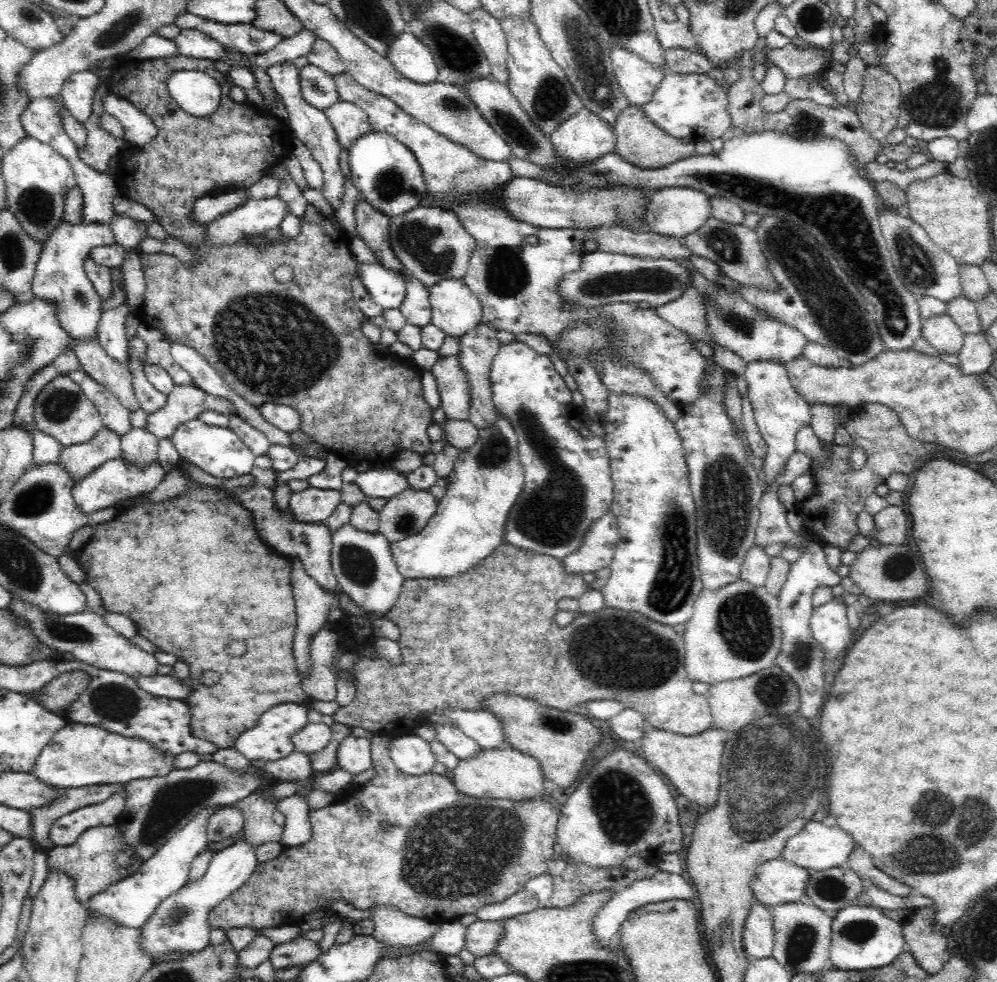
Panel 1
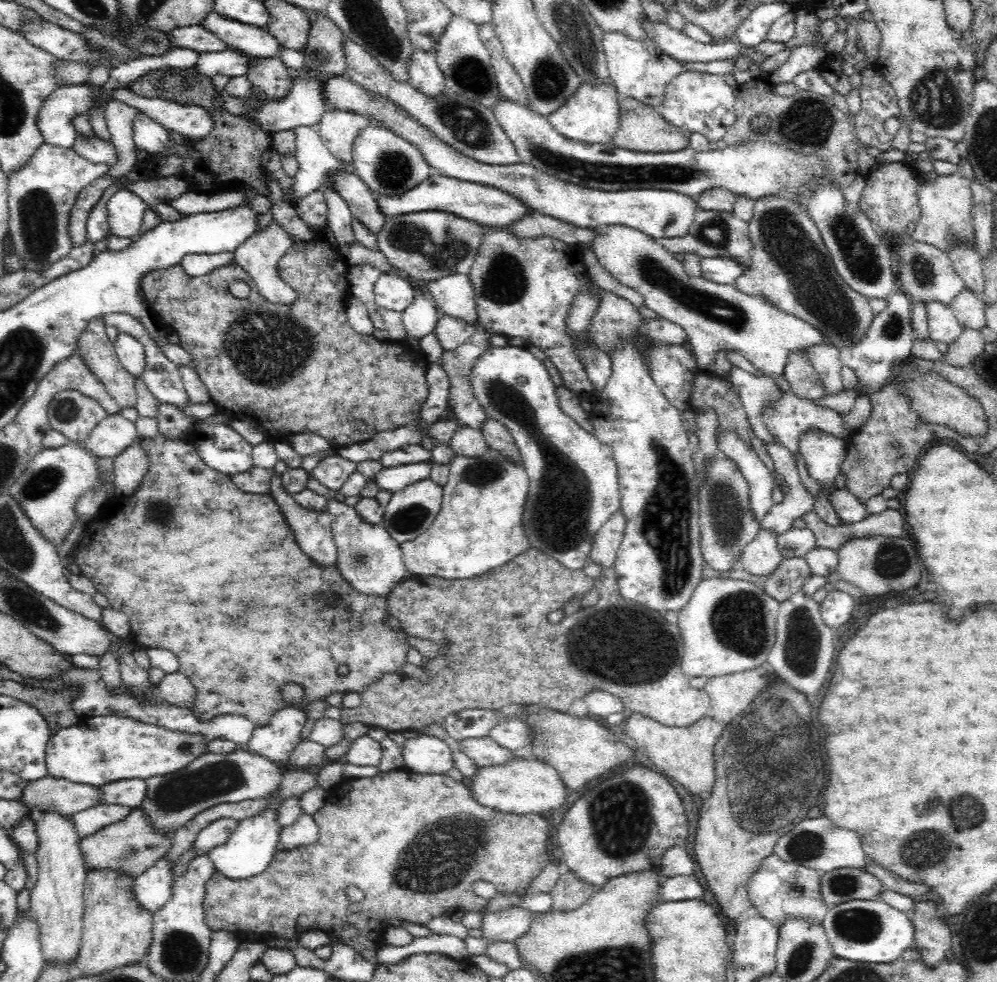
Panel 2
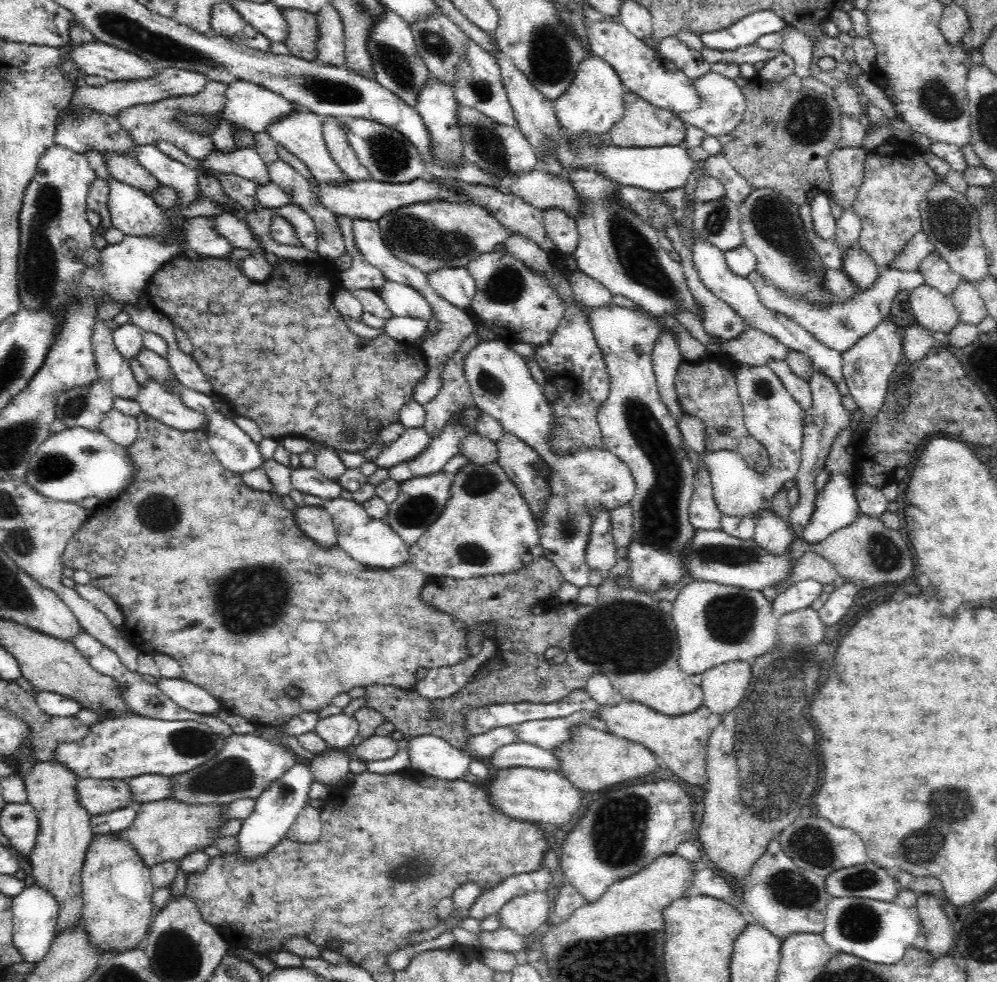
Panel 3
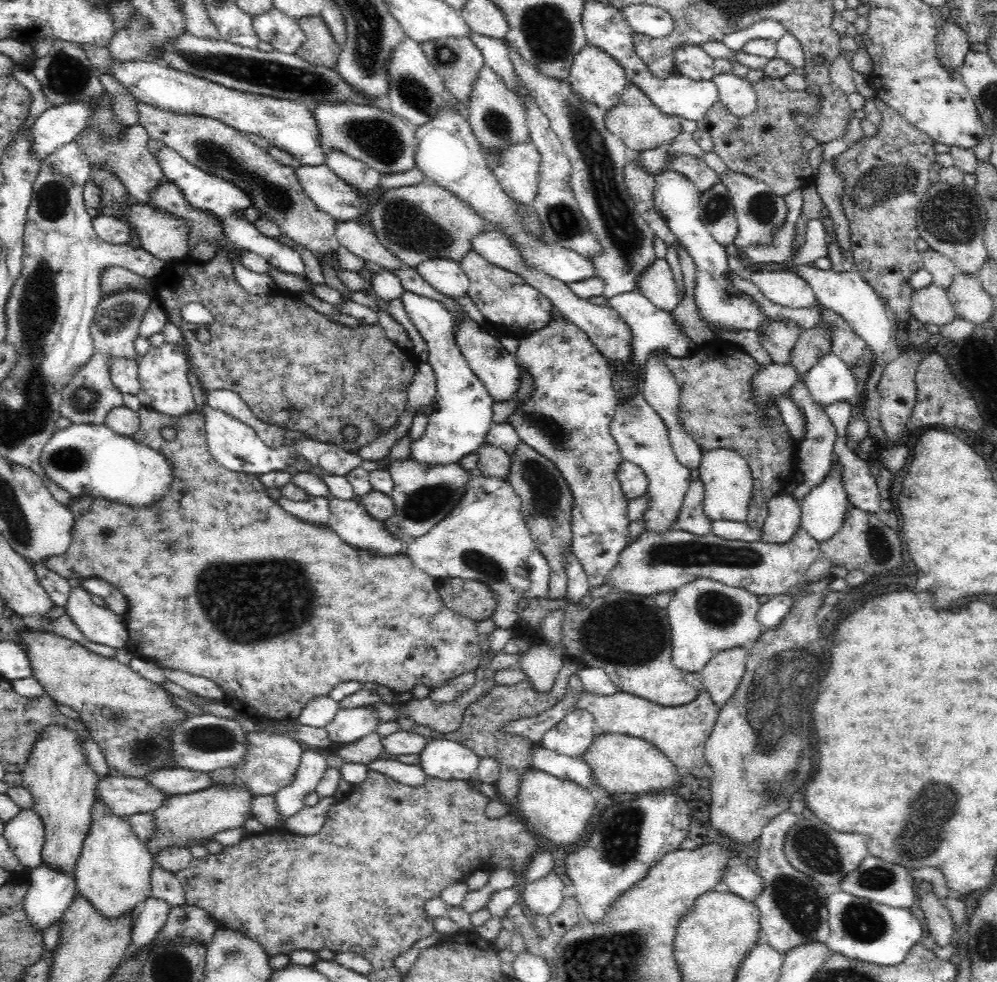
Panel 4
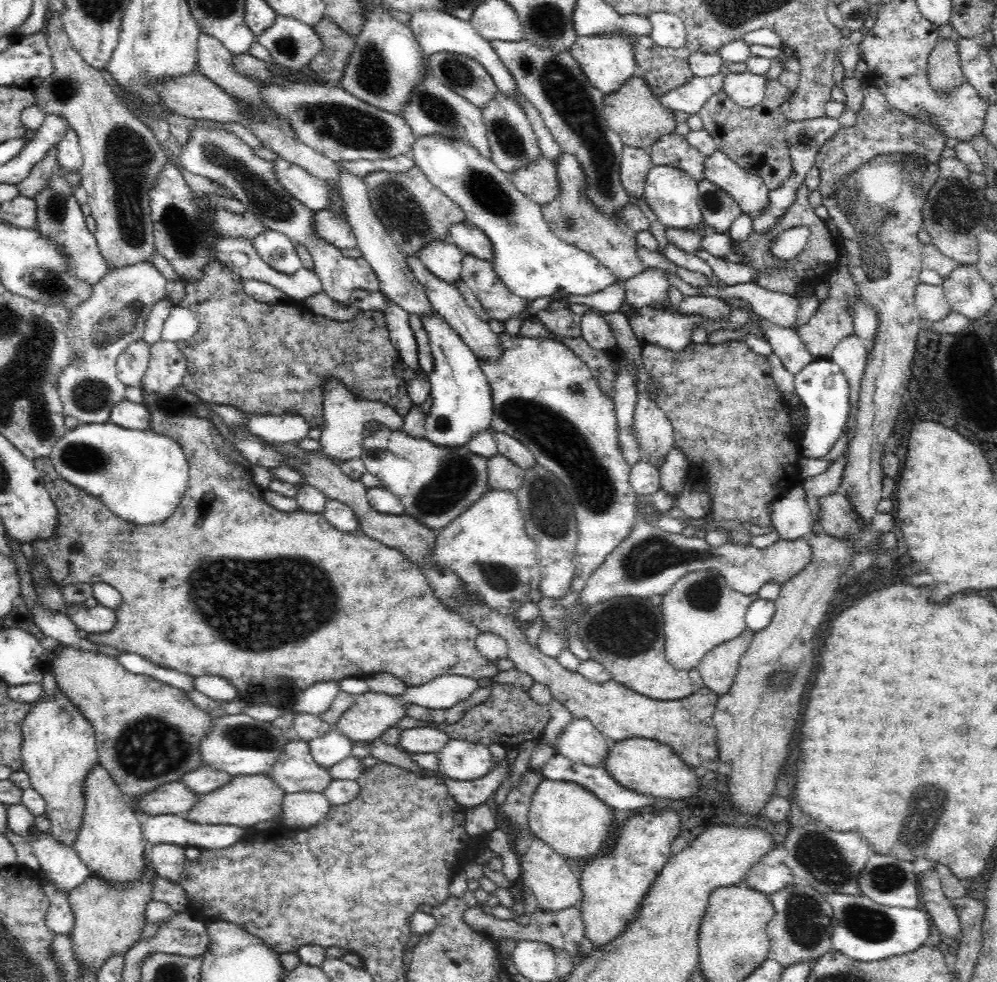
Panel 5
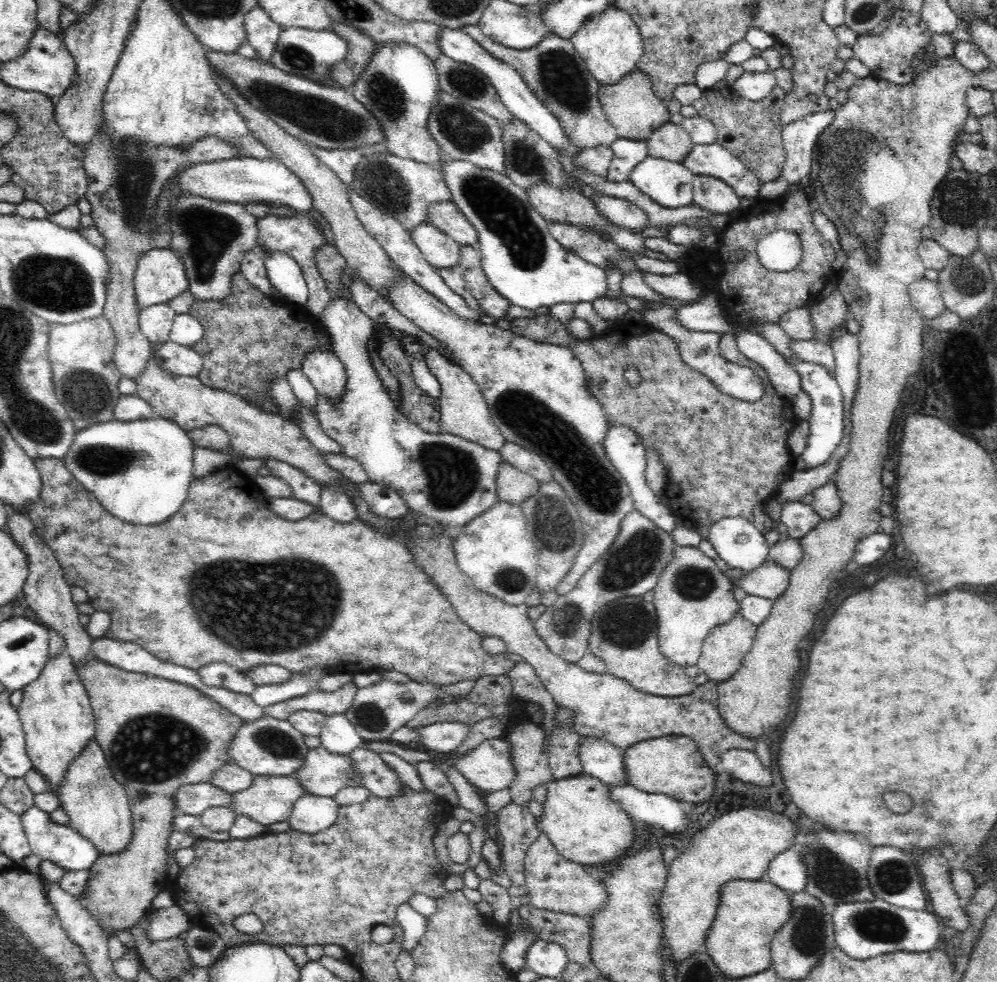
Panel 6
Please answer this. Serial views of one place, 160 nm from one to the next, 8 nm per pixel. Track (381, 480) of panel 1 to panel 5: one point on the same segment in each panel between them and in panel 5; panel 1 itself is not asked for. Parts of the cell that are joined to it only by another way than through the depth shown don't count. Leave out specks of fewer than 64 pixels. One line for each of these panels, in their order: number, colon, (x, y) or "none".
2: (391, 479)
3: (446, 444)
4: (460, 417)
5: (462, 406)

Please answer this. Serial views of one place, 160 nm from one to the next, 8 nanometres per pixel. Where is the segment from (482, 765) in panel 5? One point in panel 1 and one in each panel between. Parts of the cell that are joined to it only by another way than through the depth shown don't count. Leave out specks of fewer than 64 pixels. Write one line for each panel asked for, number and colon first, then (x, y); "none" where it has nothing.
1: (412, 754)
2: (424, 754)
3: (431, 755)
4: (445, 759)

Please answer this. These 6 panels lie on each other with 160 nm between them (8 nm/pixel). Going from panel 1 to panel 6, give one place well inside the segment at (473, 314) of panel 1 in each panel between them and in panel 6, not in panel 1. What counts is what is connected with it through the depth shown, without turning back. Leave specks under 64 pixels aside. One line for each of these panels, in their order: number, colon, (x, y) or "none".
2: (454, 295)
3: (455, 285)
4: (445, 275)
5: (442, 258)
6: (439, 249)

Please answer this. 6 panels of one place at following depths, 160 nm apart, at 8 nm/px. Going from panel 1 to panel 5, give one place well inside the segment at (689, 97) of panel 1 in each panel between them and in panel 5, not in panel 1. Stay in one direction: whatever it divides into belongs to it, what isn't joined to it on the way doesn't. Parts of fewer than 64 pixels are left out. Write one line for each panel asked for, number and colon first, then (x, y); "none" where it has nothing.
2: (700, 102)
3: (723, 108)
4: (740, 98)
5: (747, 89)

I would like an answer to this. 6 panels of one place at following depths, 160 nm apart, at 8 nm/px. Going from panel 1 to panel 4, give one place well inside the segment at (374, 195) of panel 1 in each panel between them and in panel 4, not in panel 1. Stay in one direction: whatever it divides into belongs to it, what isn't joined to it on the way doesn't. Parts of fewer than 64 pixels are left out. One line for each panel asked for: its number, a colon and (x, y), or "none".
2: (388, 164)
3: (389, 156)
4: (375, 136)

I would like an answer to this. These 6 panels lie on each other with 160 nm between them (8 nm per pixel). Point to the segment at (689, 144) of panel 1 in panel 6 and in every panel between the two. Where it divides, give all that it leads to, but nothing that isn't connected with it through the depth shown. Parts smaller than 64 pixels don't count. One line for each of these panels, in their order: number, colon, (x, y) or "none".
2: (643, 129)
3: (642, 125)
4: (635, 119)
5: (632, 111)
6: (631, 105)

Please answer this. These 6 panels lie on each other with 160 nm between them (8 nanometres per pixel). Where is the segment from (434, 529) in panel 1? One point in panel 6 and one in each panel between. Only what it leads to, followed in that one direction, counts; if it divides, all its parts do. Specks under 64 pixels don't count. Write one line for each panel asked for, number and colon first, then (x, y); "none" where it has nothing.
2: (480, 527)
3: (486, 528)
4: (485, 539)
5: (487, 547)
6: (496, 552)

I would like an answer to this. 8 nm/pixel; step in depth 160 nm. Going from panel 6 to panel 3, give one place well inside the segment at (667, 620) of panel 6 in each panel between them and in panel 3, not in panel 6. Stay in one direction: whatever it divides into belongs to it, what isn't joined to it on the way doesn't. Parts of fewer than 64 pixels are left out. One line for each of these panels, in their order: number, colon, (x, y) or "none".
3: (715, 624)
4: (706, 617)
5: (700, 611)

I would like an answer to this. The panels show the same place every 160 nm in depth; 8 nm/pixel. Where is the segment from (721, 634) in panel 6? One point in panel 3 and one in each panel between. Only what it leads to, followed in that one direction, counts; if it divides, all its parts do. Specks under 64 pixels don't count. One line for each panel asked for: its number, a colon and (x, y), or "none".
3: (723, 686)
4: (721, 675)
5: (718, 668)

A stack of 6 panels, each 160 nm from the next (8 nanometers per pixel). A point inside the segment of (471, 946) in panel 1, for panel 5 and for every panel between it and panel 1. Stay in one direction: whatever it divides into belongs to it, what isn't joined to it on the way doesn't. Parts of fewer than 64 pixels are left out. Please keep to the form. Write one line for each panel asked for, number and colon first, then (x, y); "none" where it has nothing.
2: (508, 925)
3: (523, 914)
4: (544, 896)
5: (550, 875)

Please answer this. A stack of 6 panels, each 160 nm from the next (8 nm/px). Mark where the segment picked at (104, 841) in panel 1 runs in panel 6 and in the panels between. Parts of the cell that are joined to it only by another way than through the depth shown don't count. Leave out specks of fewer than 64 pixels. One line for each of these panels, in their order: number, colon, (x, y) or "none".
2: (133, 845)
3: (165, 830)
4: (184, 817)
5: (247, 800)
6: (270, 799)

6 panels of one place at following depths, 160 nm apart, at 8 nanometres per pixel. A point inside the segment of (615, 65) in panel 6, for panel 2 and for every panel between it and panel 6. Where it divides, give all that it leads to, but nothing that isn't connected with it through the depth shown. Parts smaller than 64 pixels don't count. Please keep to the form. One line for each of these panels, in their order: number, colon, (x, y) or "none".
2: (592, 114)
3: (594, 100)
4: (596, 78)
5: (608, 61)

